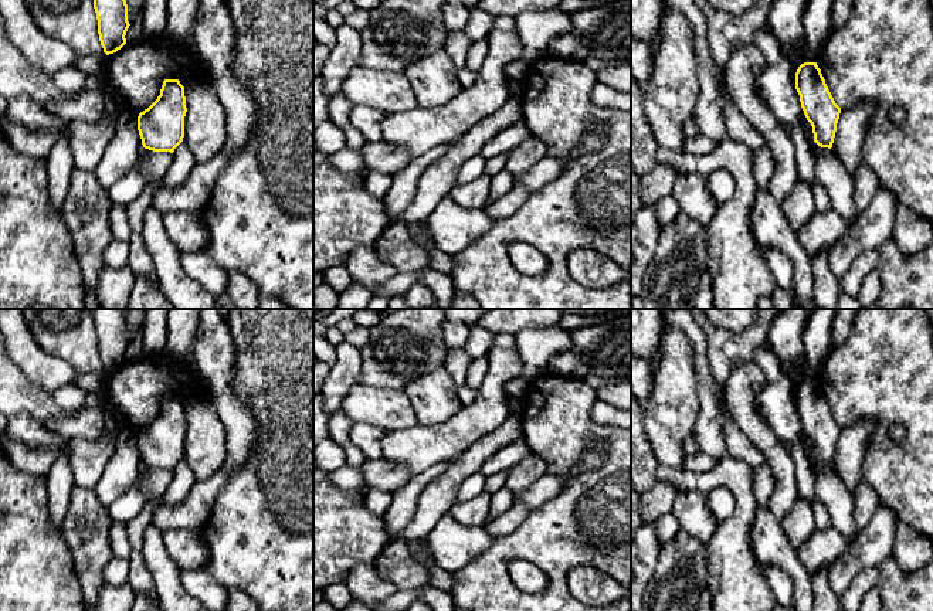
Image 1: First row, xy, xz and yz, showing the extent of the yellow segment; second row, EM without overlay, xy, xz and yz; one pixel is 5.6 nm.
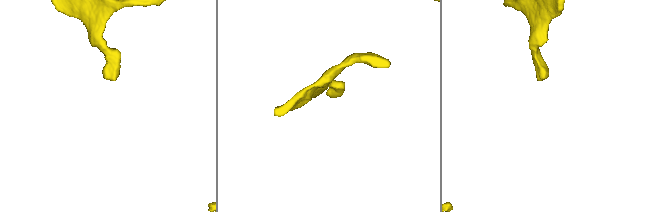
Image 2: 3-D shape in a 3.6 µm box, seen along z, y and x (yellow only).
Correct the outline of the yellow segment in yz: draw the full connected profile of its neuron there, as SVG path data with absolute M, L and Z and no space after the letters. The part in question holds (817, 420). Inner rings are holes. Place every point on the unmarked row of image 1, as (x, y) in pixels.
M804 380L795 390L801 425L812 444L814 459L832 465L841 425L835 421L817 380Z

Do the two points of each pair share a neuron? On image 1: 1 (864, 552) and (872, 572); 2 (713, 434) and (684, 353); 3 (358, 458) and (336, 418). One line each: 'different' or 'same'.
1: different
2: different
3: same

